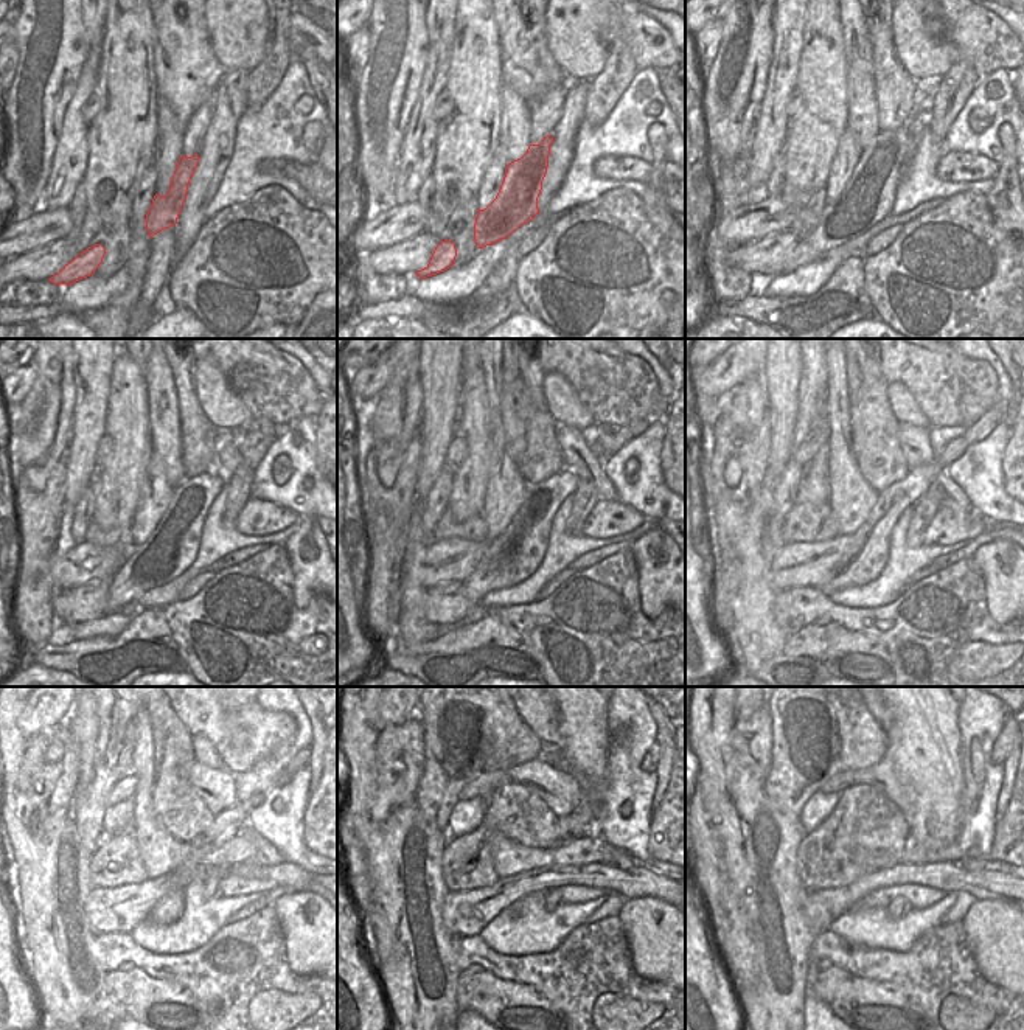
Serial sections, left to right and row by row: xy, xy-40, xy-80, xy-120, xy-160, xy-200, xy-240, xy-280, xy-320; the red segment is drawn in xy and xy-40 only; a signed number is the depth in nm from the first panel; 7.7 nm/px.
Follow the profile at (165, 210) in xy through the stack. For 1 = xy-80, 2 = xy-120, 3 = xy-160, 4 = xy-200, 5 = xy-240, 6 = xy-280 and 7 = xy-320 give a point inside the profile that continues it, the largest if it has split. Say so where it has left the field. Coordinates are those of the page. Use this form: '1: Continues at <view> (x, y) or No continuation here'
1: Continues at xy-80 (869, 196)
2: Continues at xy-120 (173, 546)
3: Continues at xy-160 (515, 555)
4: Continues at xy-200 (864, 556)
5: Continues at xy-240 (229, 824)
6: Continues at xy-280 (580, 822)
7: Continues at xy-320 (1001, 748)

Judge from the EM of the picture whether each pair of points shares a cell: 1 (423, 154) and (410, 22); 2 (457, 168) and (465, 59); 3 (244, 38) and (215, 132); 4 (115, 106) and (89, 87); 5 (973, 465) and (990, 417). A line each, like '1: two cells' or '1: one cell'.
1: two cells
2: one cell
3: two cells
4: two cells
5: two cells

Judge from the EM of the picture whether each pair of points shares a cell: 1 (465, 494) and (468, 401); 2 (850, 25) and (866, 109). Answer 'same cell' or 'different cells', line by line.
1: same cell
2: same cell

